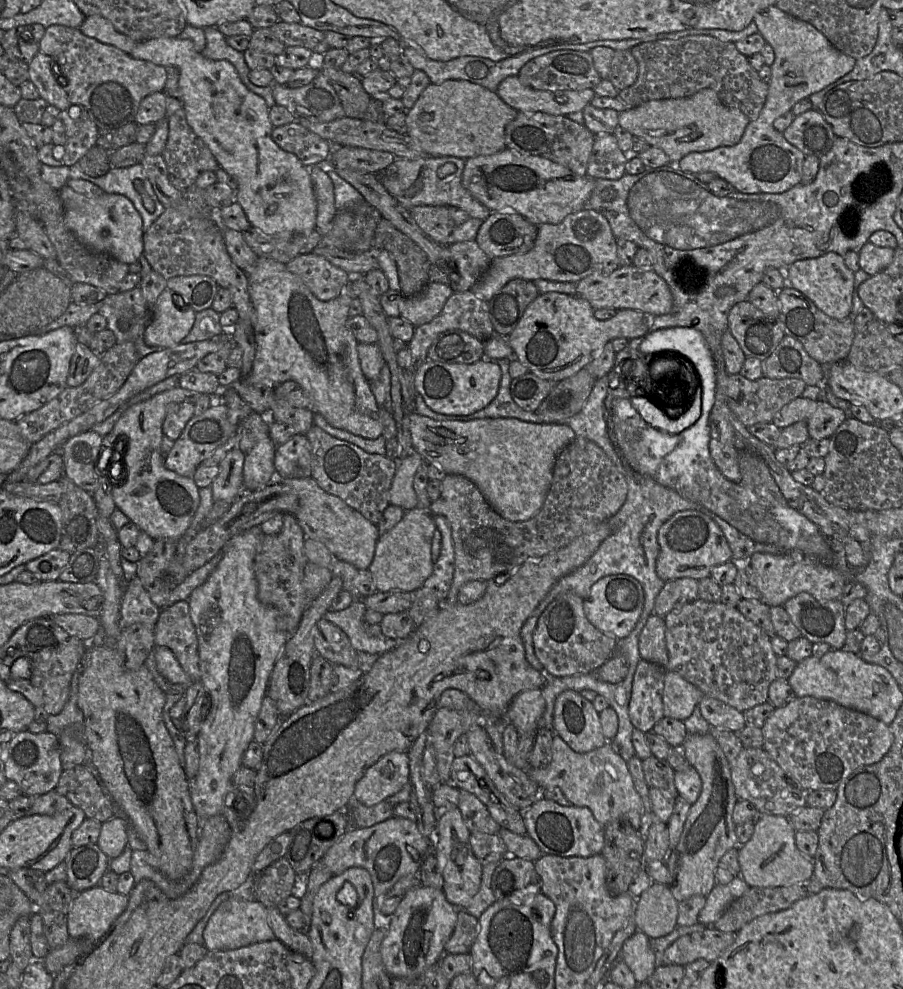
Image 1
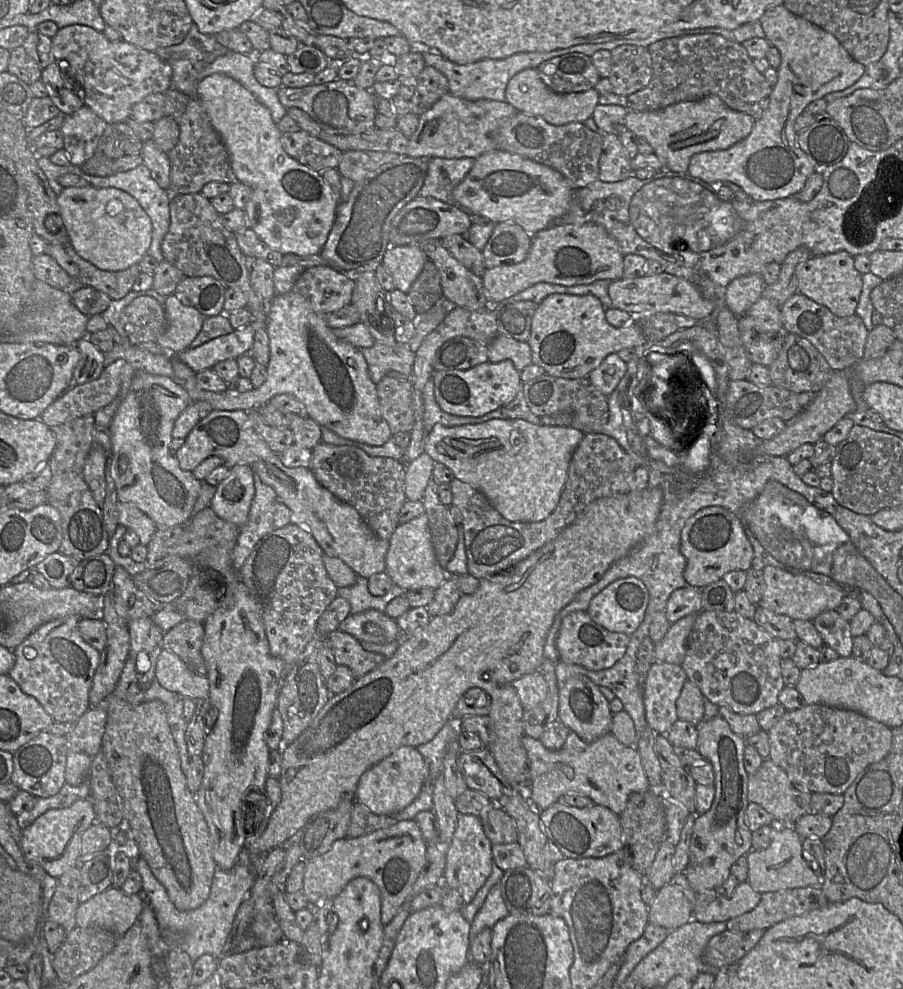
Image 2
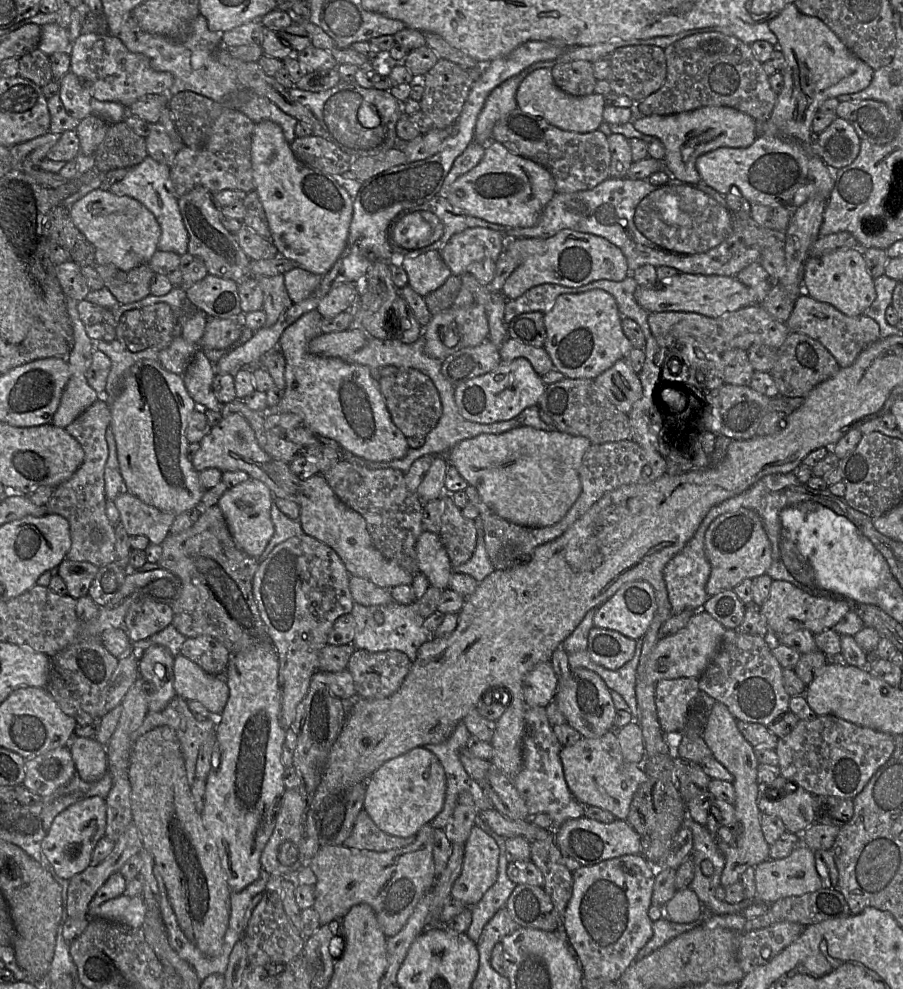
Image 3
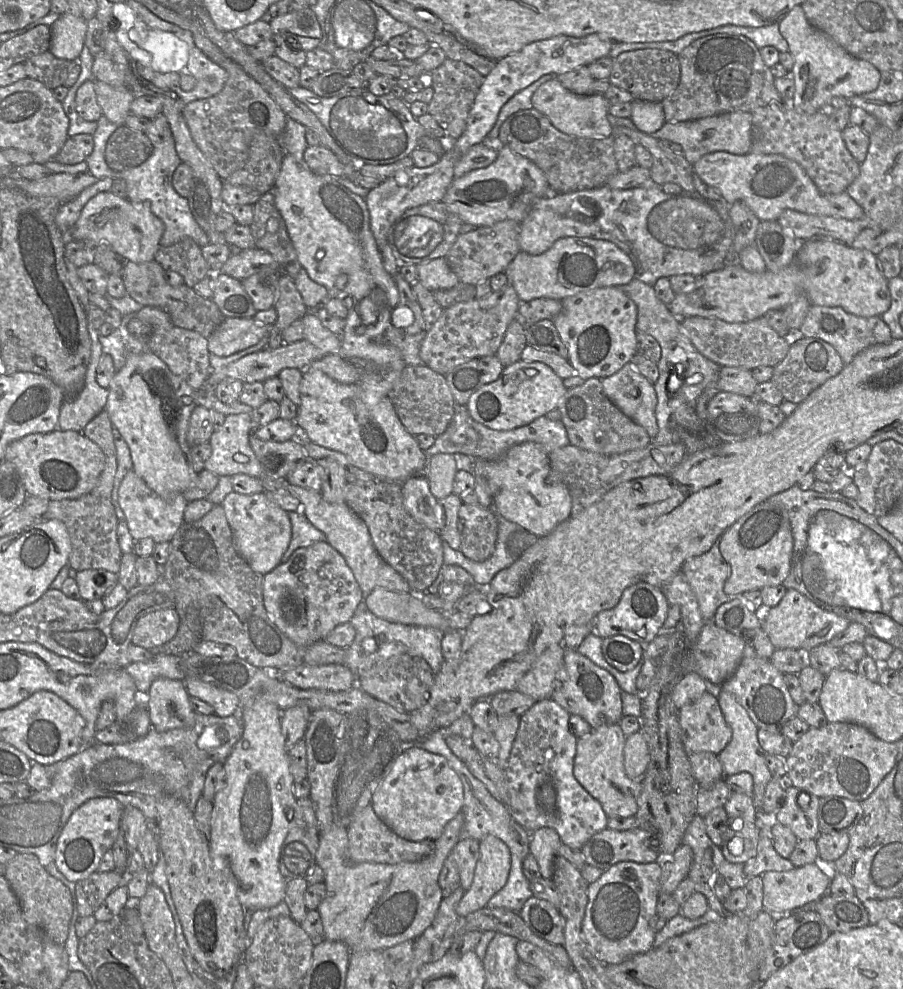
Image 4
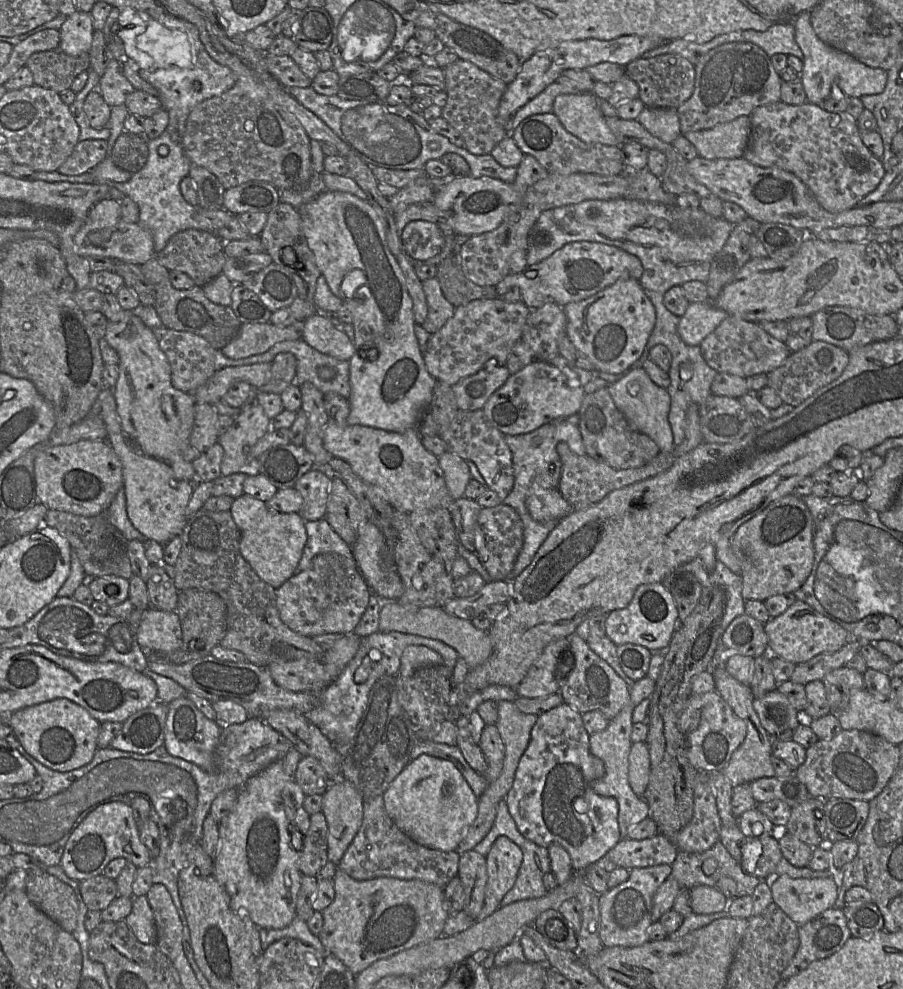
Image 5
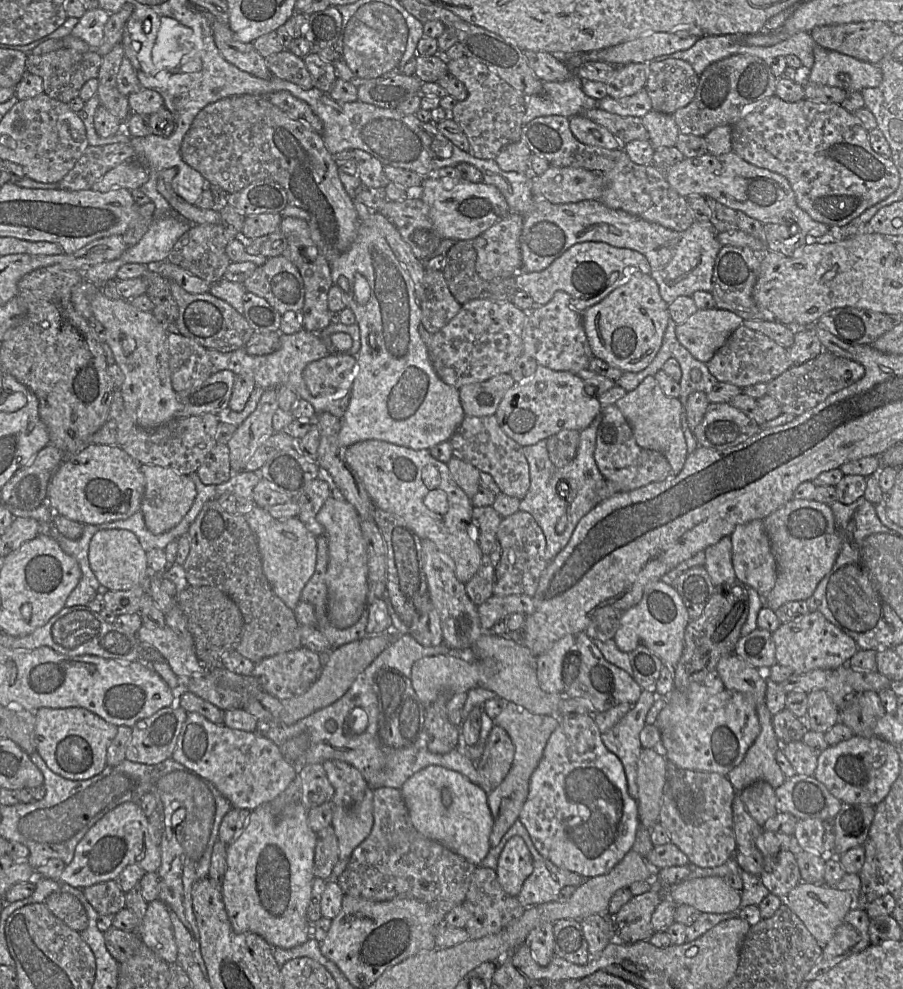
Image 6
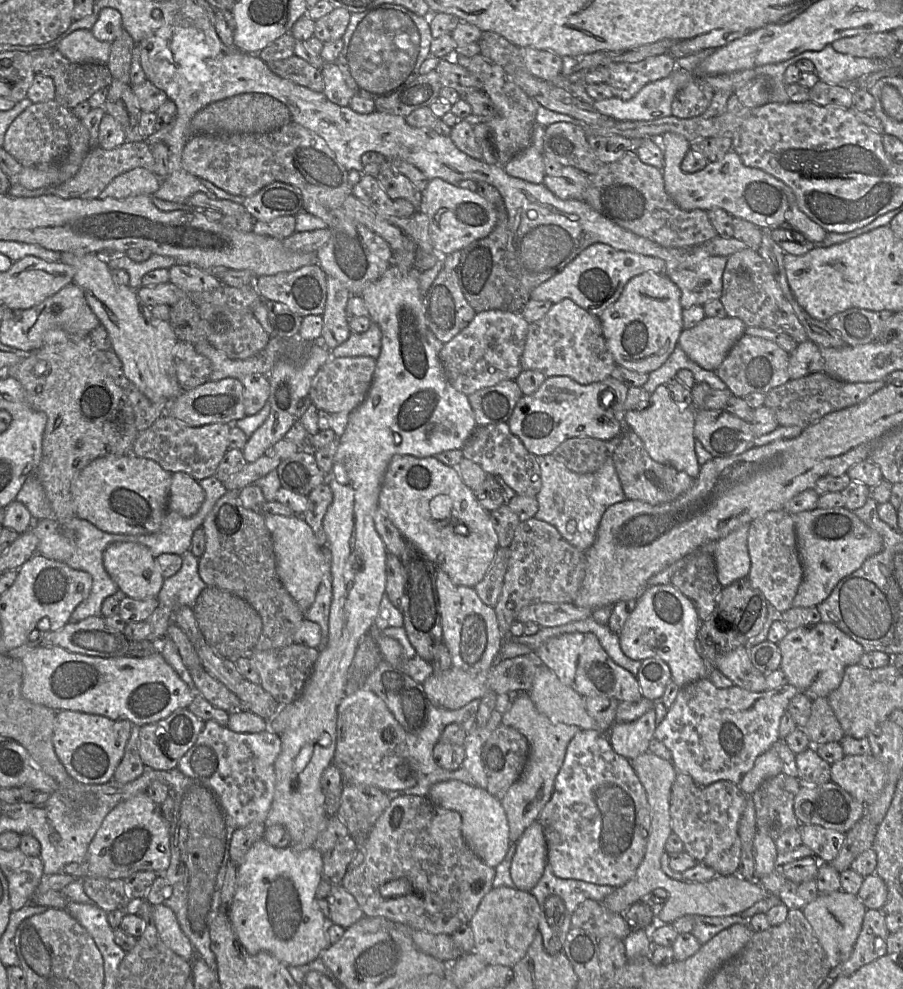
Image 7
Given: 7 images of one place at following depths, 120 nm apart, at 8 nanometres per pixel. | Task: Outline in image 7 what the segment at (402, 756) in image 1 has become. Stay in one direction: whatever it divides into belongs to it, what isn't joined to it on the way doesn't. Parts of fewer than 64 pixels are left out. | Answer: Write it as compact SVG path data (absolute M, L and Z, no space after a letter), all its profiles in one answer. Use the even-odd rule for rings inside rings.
M459 780L435 783L428 798L437 806L457 811L462 818L462 835L471 850L488 866L495 868L505 858L511 840L509 824L500 799L476 785Z

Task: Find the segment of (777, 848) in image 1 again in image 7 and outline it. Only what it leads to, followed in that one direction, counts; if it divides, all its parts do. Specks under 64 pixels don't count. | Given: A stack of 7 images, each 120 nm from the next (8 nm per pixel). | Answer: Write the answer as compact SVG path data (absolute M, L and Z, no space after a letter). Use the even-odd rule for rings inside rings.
M841 890L829 894L820 894L802 909L832 968L845 962L850 957L861 931L866 911L867 908L857 896Z

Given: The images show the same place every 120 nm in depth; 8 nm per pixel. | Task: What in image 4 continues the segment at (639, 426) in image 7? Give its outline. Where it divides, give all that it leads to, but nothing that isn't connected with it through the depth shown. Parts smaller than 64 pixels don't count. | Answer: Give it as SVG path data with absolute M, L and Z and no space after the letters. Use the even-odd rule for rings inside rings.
M631 362L611 376L600 378L606 396L629 418L641 425L651 439L659 432L656 419L657 394L654 384L640 374Z

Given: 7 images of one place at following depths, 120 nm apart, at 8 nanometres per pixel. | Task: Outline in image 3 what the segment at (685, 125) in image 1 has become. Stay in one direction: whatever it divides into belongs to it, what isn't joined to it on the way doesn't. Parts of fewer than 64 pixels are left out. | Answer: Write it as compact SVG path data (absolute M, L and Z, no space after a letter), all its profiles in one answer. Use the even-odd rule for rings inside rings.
M705 106L687 112L671 115L639 115L631 122L632 127L645 135L658 138L665 147L663 166L672 178L691 184L702 182L701 176L696 169L696 159L709 151L720 147L746 148L757 138L758 122L750 115L735 108L727 106Z

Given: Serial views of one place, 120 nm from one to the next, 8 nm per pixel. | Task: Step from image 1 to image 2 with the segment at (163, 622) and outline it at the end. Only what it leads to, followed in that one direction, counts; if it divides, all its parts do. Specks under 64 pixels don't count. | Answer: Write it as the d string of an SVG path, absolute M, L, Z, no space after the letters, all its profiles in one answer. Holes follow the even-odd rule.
M184 619L164 632L163 647L176 653L194 672L206 675L201 648L204 640L203 624Z

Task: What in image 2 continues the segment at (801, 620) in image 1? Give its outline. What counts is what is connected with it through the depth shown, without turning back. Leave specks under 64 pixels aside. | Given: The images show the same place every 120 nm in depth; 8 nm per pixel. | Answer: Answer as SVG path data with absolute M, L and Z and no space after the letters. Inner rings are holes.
M836 610L821 613L812 620L825 645L833 648L841 657L851 657L853 635L850 623L840 616Z

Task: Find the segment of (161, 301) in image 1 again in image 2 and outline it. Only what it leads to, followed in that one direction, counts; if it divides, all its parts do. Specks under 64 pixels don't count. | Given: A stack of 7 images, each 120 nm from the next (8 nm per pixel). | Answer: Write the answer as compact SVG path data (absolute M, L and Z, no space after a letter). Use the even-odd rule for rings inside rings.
M166 296L167 328L156 344L165 352L179 353L189 348L201 330L205 316L192 305L183 305L175 296Z

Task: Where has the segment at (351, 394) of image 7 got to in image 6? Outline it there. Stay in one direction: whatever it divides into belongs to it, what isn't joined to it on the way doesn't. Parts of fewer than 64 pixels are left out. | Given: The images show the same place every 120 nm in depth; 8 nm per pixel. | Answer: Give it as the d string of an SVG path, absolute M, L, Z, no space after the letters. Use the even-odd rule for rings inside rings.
M336 353L308 364L303 378L313 396L342 398L351 391L357 371L354 357Z

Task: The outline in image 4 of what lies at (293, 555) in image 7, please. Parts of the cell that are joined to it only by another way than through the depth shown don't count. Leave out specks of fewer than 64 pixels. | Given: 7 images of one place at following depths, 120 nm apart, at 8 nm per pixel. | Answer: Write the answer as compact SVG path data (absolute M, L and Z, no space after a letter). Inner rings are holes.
M232 491L221 504L233 532L237 553L263 576L283 562L291 541L291 521L286 511L274 503L266 492L245 495Z

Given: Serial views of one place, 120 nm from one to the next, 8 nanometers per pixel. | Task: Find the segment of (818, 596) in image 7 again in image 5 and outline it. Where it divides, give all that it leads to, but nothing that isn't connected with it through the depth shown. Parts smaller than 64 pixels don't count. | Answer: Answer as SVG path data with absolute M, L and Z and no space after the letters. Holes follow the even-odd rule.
M791 493L772 503L757 515L744 522L730 539L731 546L739 549L746 557L740 577L744 600L764 602L771 596L798 590L811 573L814 562L815 521L802 499Z

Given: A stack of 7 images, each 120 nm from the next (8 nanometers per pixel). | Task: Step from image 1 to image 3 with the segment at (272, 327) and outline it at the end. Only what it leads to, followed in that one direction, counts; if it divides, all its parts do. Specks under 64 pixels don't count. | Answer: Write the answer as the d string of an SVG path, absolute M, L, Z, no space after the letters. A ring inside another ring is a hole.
M317 310L310 311L282 333L278 348L286 362L286 386L282 399L266 413L298 414L313 432L335 440L344 450L369 461L403 458L410 449L407 437L392 421L379 382L371 376L369 368L309 352L309 342L321 334L321 318ZM199 350L183 374L185 387L198 407L216 412L223 410L224 403L214 395L212 389L214 374L211 361Z

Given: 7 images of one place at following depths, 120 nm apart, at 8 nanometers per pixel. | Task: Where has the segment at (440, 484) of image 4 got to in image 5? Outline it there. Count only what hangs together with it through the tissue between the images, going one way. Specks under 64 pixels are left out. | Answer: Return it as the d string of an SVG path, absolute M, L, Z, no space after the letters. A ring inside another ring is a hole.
M447 451L438 457L438 461L452 498L454 500L463 498L465 488L472 479L467 461Z

